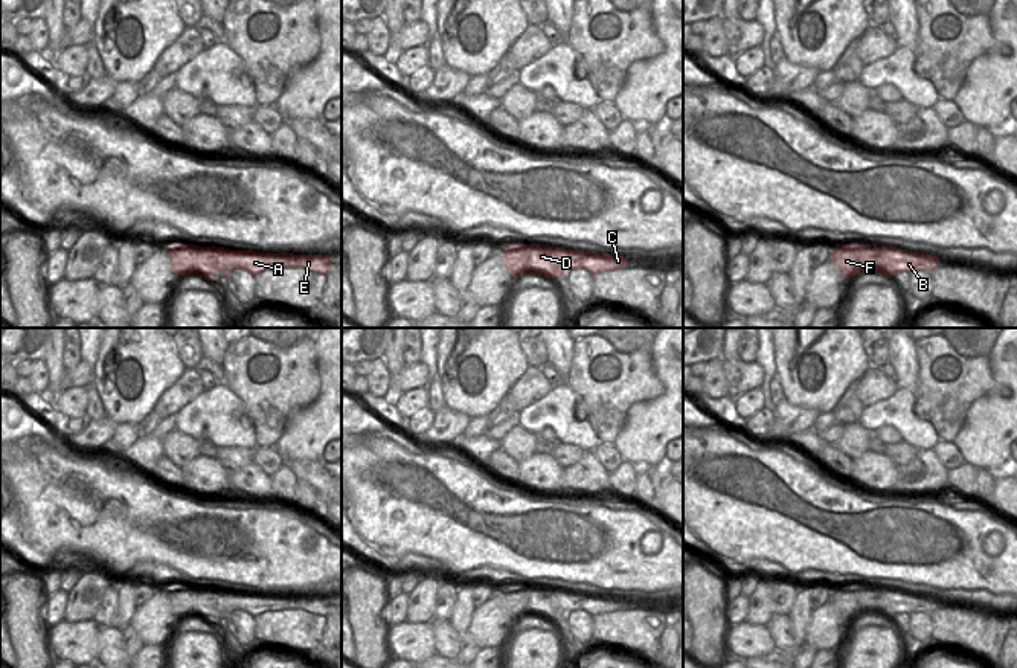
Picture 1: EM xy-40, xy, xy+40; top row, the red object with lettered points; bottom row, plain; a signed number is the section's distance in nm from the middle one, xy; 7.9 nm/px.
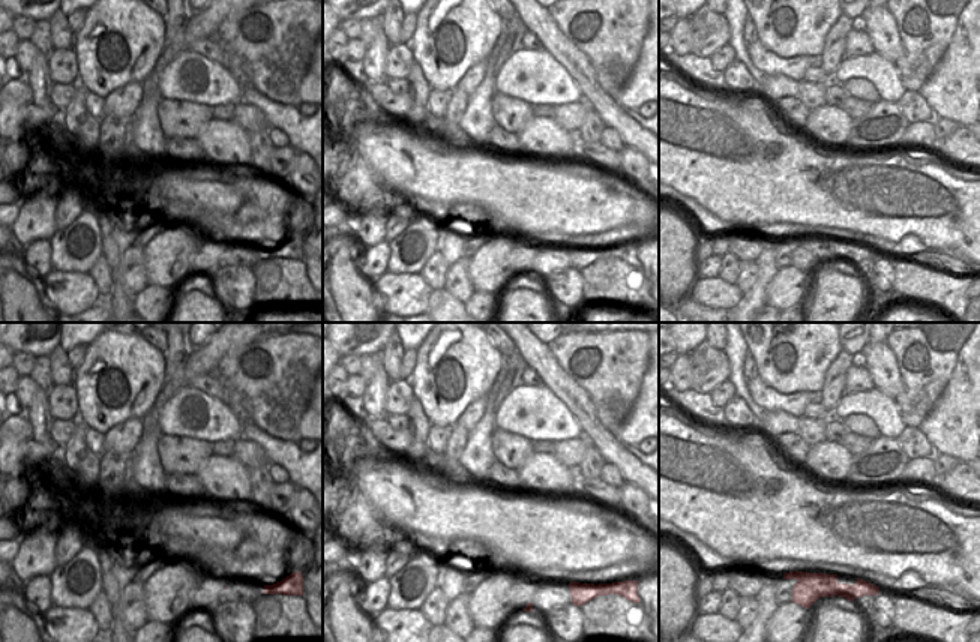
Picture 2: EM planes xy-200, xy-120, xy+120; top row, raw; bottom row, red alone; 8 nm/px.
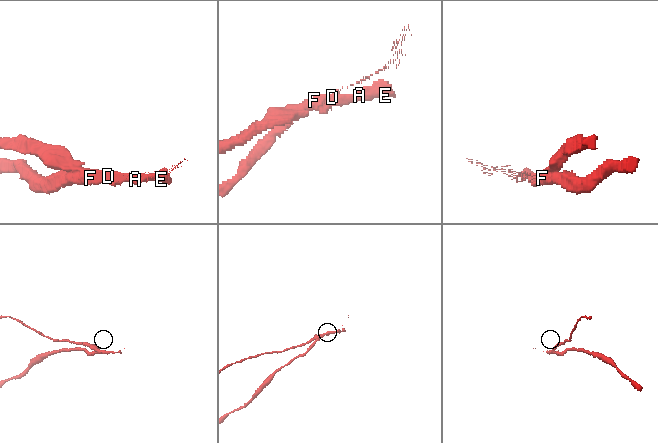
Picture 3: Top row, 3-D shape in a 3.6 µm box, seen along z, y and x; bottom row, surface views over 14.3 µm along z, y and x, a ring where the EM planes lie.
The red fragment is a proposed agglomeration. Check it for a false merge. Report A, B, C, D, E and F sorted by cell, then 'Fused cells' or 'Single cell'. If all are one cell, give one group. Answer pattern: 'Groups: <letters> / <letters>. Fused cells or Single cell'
Groups: A B C D E / F. Fused cells.

